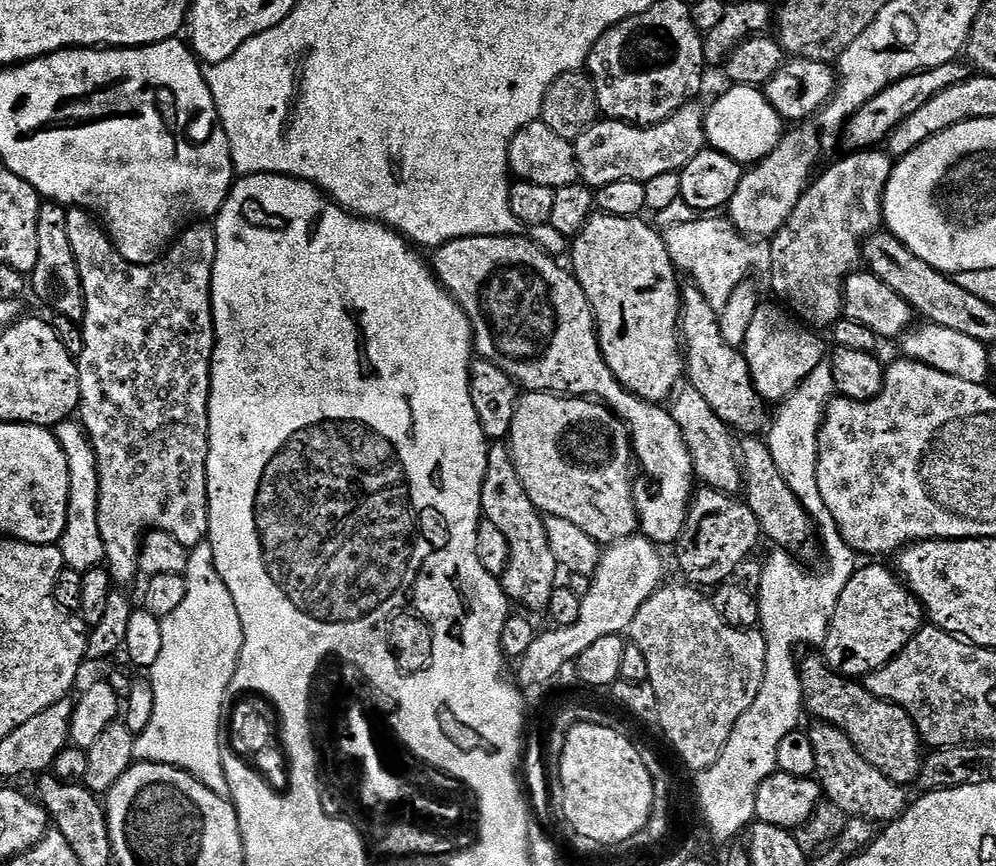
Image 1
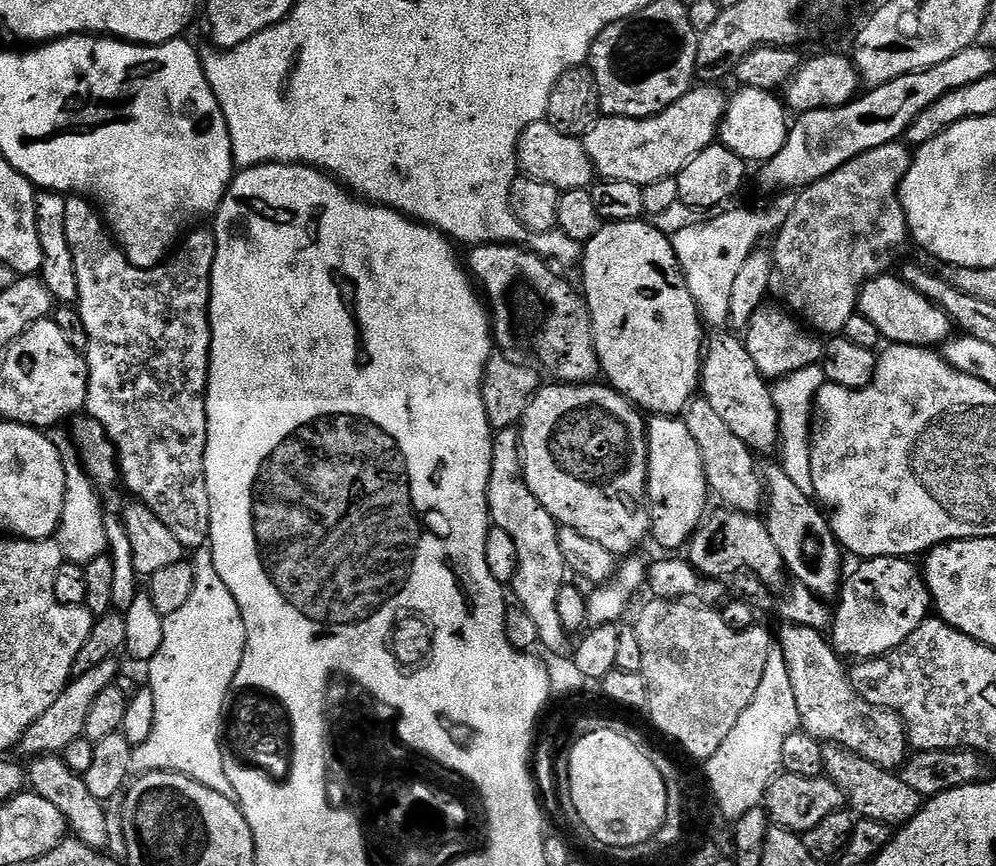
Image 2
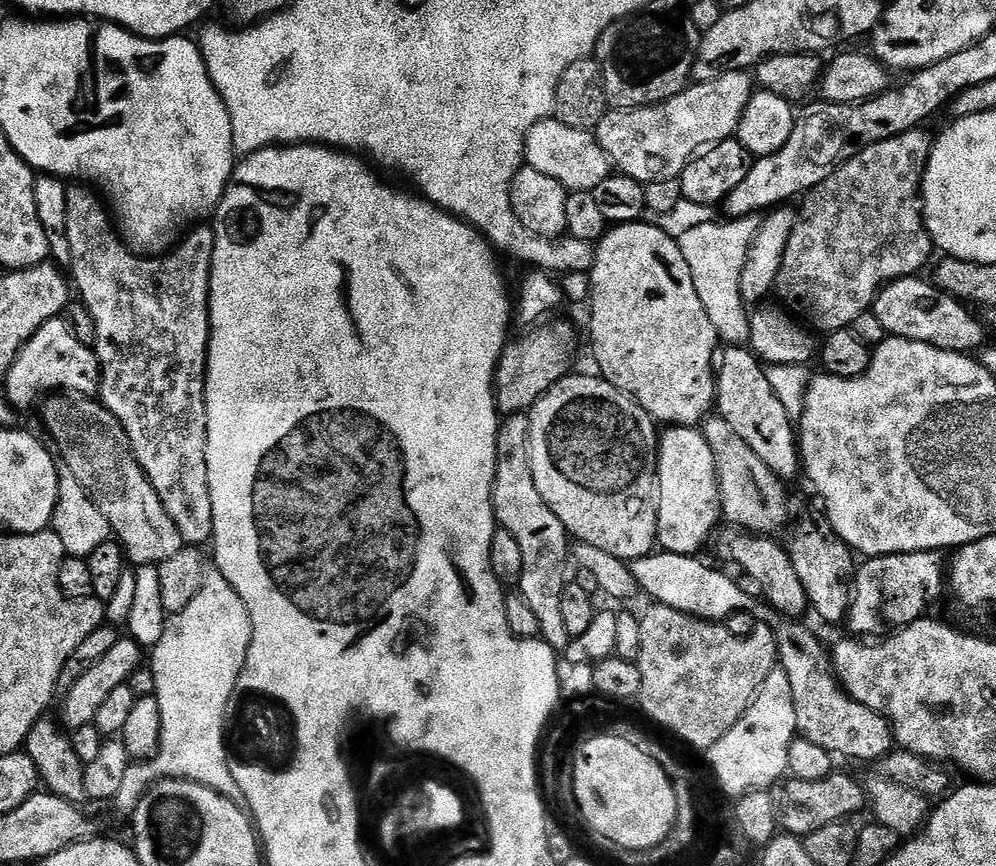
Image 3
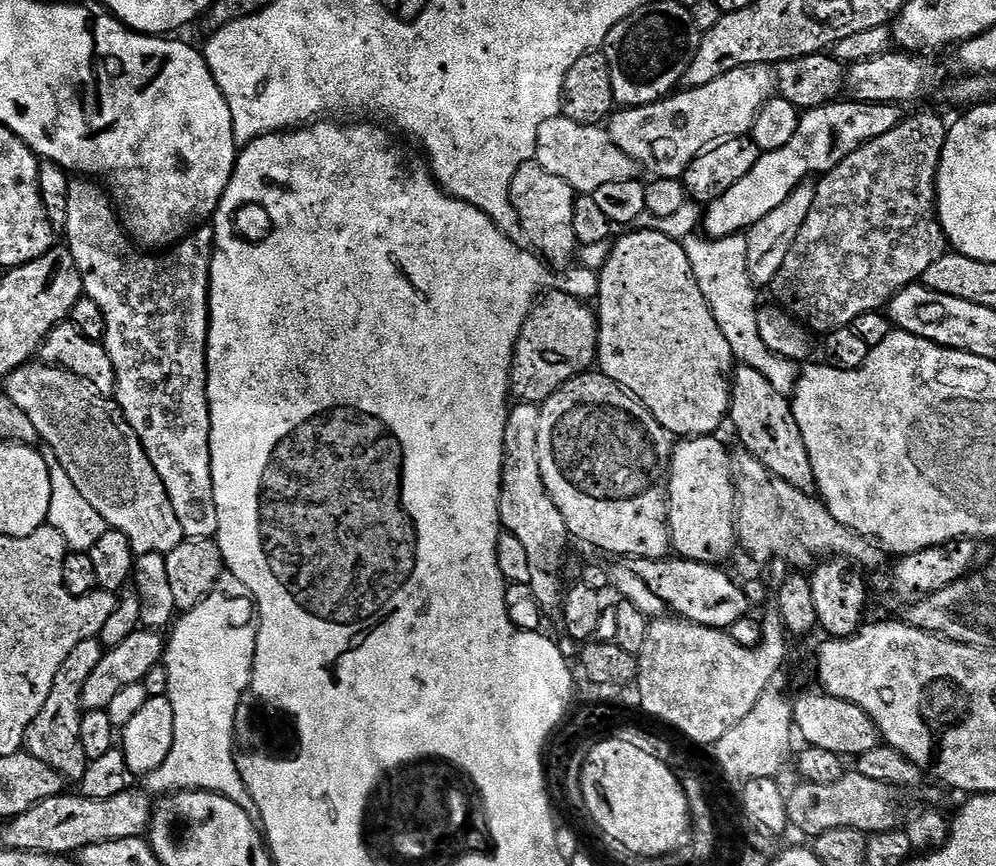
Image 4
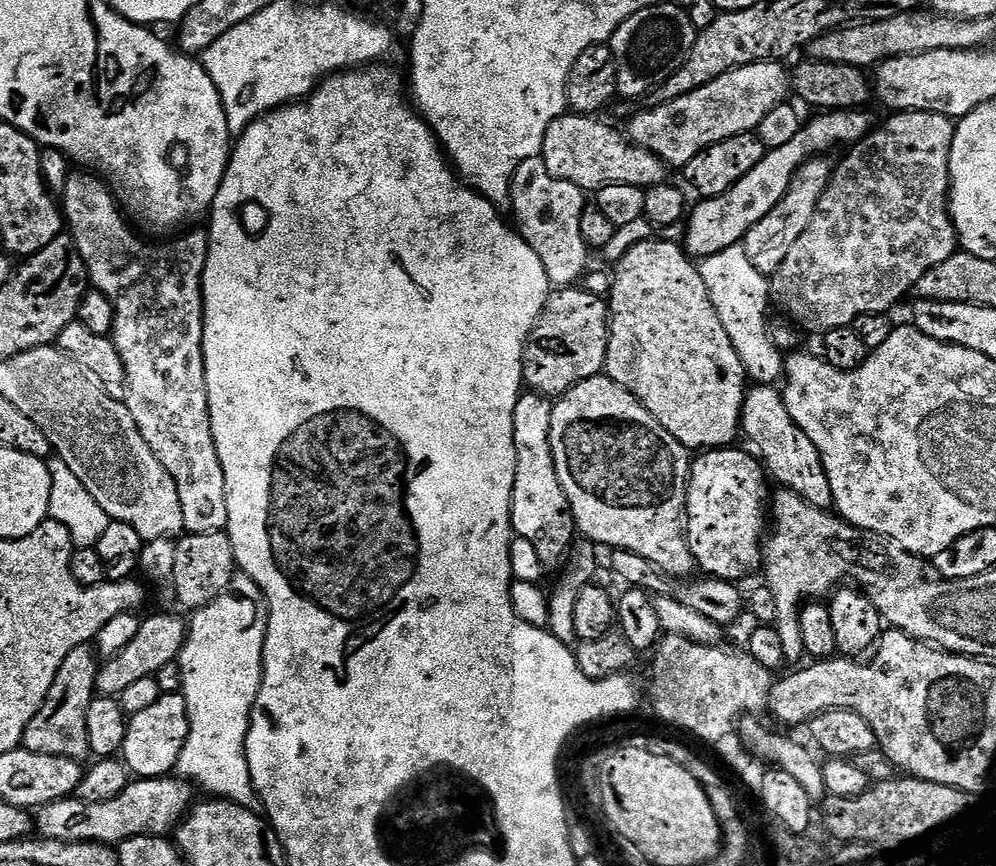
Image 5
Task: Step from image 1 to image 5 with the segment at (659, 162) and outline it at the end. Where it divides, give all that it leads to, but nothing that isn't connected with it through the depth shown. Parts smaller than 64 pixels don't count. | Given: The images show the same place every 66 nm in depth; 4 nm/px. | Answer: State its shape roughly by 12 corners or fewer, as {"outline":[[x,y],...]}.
{"outline":[[759,60],[627,121],[633,144],[683,169],[789,99]]}

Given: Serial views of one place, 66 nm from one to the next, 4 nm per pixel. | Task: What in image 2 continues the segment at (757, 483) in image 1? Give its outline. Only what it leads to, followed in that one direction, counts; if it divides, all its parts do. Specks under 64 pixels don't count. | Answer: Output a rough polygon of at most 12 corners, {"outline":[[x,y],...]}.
{"outline":[[779,466],[766,523],[801,588],[835,597],[845,553],[829,517]]}

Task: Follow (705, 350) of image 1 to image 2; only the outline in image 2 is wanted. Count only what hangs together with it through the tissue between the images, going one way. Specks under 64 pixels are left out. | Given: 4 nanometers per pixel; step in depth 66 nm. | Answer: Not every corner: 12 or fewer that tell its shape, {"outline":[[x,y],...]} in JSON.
{"outline":[[739,335],[707,337],[700,392],[753,453],[779,449],[769,381]]}

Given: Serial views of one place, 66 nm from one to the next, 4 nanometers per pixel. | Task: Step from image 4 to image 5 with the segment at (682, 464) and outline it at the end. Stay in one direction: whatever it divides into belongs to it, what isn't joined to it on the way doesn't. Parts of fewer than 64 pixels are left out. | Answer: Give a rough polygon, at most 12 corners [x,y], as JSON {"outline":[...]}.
{"outline":[[736,446],[688,472],[688,550],[736,582],[762,556],[766,473]]}

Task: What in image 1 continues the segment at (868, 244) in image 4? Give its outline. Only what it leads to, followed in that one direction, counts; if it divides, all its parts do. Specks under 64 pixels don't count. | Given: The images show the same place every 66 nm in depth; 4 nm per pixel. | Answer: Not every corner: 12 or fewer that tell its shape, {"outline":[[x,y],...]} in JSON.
{"outline":[[893,157],[813,179],[770,240],[773,297],[816,330],[884,223]]}

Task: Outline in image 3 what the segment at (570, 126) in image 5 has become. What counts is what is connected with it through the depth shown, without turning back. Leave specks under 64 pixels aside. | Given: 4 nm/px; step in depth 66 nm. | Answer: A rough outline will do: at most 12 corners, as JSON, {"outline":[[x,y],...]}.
{"outline":[[540,120],[528,132],[527,167],[569,192],[610,174],[591,131]]}

